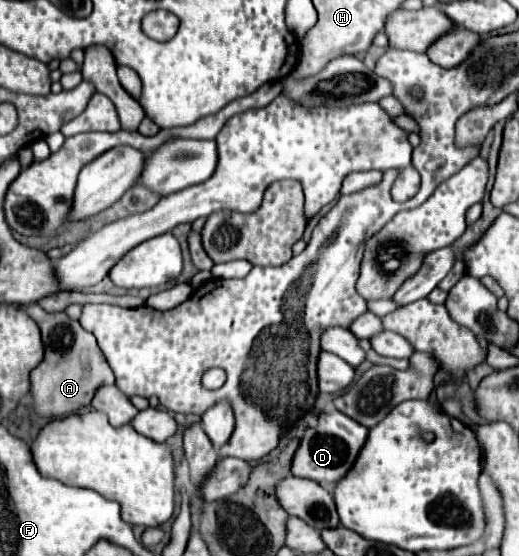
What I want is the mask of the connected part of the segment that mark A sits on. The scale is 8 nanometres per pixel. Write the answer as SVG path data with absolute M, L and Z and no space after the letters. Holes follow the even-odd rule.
M36 303L26 307L22 305L22 309L38 323L46 349L44 361L30 373L34 409L40 415L66 417L70 413L78 413L82 407L90 405L96 389L102 385L114 385L114 373L100 351L96 337L82 329L78 321L70 319L66 313L46 313ZM48 405L54 409L48 411Z

